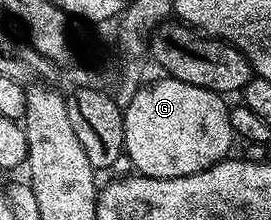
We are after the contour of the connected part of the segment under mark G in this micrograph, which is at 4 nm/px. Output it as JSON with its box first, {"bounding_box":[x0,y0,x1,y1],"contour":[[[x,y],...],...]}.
{"bounding_box":[123,75,235,179],"contour":[[[168,75],[162,81],[150,80],[131,99],[129,106],[123,109],[125,115],[125,152],[124,156],[134,165],[142,177],[171,179],[183,175],[195,175],[216,161],[224,161],[230,156],[229,148],[235,144],[233,128],[229,122],[230,106],[225,105],[226,98],[210,89],[195,87],[183,83]]]}

